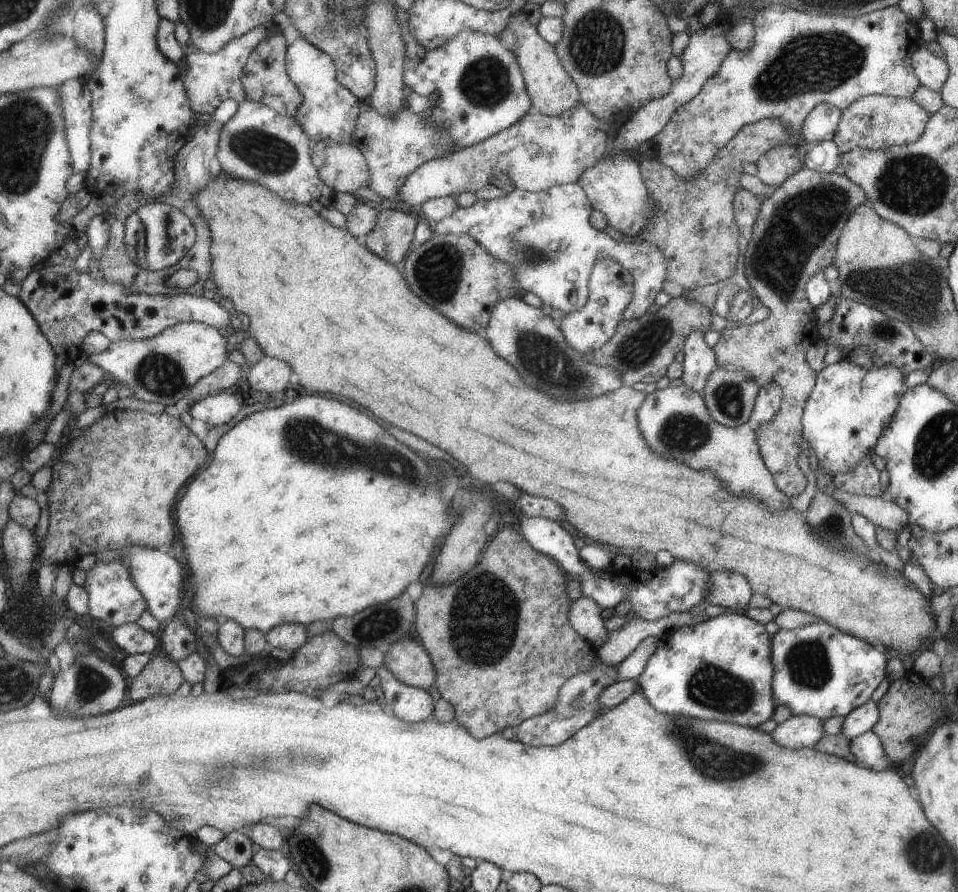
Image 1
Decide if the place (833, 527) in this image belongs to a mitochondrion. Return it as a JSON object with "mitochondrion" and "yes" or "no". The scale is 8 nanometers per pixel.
{"mitochondrion":"yes"}

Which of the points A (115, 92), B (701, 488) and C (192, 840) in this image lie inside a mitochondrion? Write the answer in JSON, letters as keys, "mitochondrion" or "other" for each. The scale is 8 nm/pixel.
{"A":"other","B":"other","C":"other"}

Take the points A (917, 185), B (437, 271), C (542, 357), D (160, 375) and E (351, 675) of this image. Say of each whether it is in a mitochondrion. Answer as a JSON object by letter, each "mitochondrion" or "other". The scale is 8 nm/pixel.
{"A":"mitochondrion","B":"mitochondrion","C":"mitochondrion","D":"mitochondrion","E":"other"}

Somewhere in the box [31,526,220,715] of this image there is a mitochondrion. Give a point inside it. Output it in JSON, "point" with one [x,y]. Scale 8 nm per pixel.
{"point":[91,682]}

